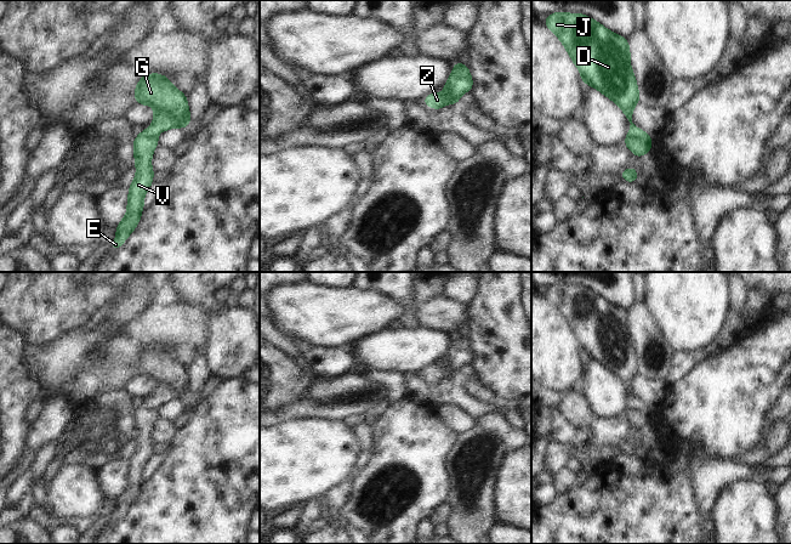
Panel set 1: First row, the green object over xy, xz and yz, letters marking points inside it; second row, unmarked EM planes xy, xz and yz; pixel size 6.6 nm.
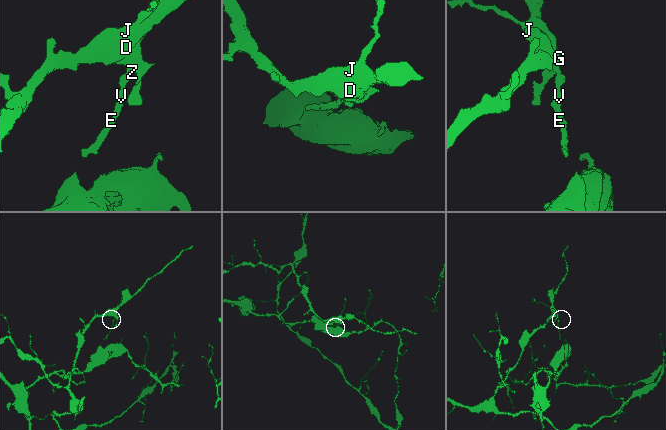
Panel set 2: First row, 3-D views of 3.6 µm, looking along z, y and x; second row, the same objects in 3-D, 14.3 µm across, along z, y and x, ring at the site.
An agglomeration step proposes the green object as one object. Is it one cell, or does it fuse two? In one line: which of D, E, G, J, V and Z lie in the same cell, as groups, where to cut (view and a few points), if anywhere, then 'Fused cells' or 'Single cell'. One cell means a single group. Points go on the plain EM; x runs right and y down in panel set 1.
Groups: D E G J V Z. No split. Single cell

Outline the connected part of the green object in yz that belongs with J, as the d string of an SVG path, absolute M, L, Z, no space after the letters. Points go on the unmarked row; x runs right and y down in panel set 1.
M556 284L544 294L565 318L584 356L596 359L625 385L627 396L632 400L625 409L625 418L634 429L649 425L651 409L636 400L632 391L632 381L639 375L639 364L630 338L627 311L582 285Z

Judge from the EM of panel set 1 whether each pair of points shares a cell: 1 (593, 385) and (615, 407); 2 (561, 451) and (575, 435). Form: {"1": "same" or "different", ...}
{"1": "same", "2": "different"}

